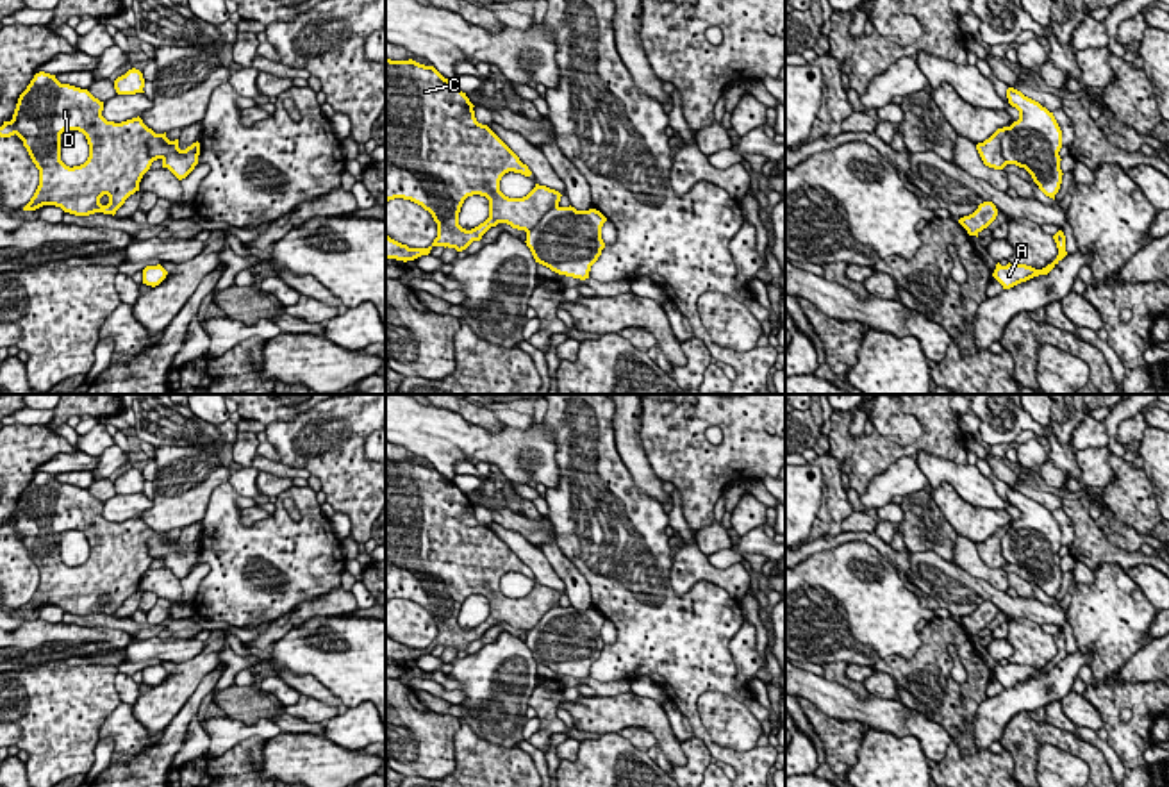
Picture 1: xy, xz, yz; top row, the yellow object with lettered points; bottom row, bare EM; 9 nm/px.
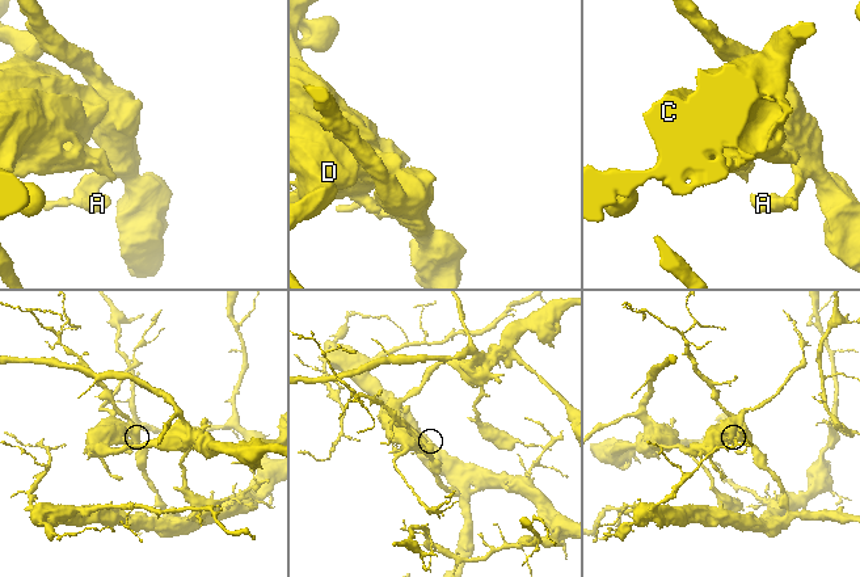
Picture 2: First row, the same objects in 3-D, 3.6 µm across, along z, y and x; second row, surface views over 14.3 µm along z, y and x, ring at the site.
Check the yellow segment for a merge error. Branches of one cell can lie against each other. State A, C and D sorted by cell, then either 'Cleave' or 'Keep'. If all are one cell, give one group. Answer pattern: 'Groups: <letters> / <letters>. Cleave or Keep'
Groups: A / C D. Cleave

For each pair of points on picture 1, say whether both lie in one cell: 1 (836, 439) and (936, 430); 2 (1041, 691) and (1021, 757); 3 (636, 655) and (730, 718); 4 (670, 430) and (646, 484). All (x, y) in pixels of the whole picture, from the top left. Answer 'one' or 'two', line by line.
1: one
2: two
3: two
4: two

